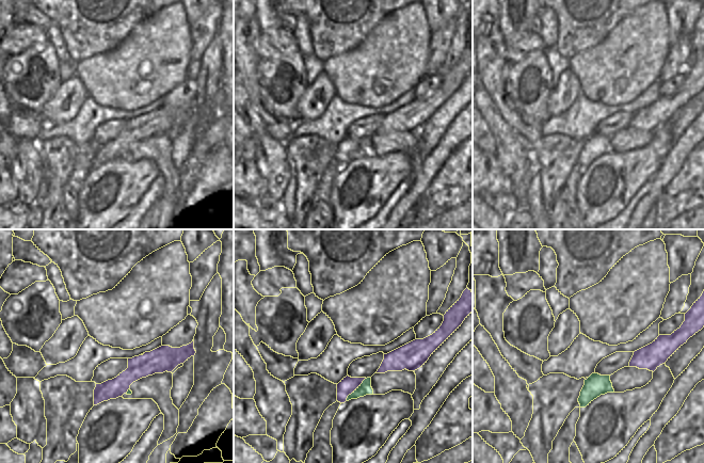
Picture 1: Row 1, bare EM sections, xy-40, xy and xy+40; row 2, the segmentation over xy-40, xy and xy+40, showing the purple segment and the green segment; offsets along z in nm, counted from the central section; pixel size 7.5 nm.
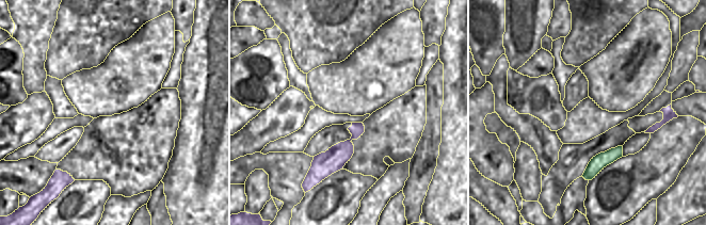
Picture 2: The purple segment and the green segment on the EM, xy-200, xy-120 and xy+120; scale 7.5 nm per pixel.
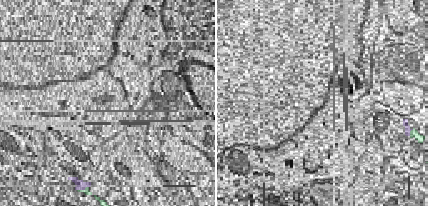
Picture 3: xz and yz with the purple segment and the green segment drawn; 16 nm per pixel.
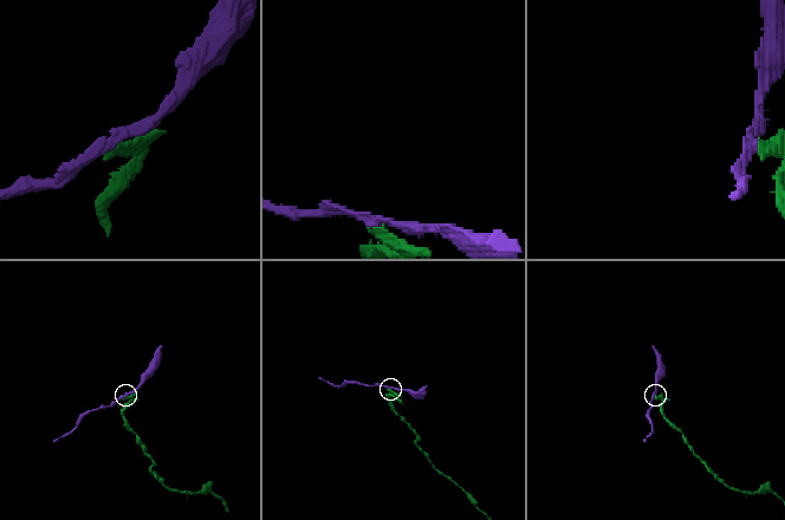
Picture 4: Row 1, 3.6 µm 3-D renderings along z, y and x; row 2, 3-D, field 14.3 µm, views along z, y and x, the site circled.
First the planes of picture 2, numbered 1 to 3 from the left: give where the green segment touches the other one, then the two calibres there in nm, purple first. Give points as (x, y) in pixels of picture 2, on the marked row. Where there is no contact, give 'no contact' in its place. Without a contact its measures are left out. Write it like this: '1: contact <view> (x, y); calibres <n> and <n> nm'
1: no contact
2: no contact
3: no contact

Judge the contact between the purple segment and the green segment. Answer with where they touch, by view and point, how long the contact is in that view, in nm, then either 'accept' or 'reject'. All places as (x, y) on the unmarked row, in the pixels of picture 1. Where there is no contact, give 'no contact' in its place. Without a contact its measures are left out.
xy (354, 150) | 220 nm | reject

